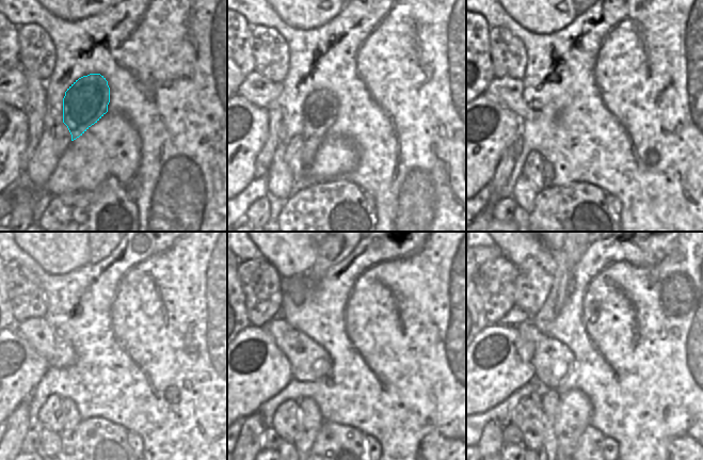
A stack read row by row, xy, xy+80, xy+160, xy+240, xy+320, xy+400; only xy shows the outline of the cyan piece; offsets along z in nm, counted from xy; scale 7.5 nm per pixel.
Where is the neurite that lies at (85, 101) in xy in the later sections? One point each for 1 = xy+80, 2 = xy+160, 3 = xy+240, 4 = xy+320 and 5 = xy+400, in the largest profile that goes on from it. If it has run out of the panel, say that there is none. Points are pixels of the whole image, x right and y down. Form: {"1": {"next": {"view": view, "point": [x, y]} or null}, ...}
{"1": {"next": {"view": "xy+80", "point": [320, 109]}}, "2": {"next": {"view": "xy+160", "point": [547, 168]}}, "3": {"next": {"view": "xy+240", "point": [72, 417]}}, "4": {"next": {"view": "xy+320", "point": [310, 419]}}, "5": {"next": {"view": "xy+400", "point": [548, 402]}}}

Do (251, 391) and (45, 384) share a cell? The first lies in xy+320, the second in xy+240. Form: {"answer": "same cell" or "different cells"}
{"answer": "different cells"}

